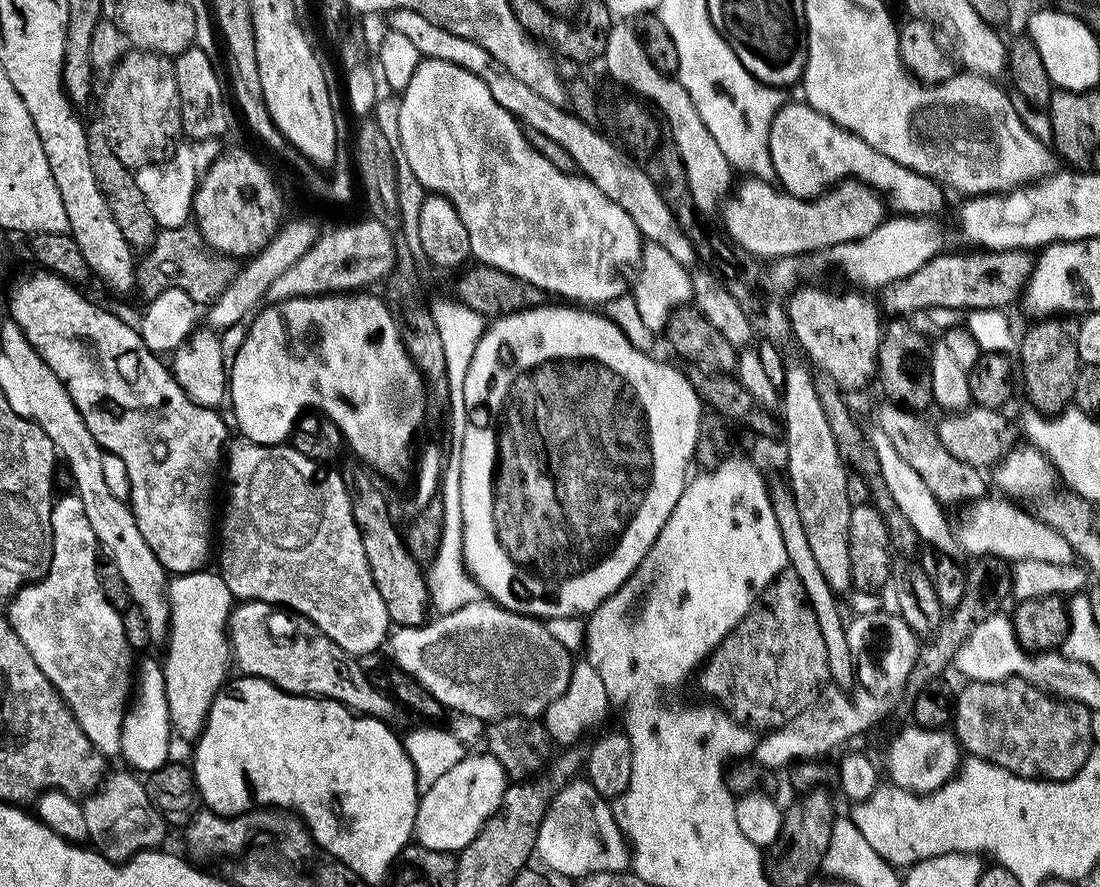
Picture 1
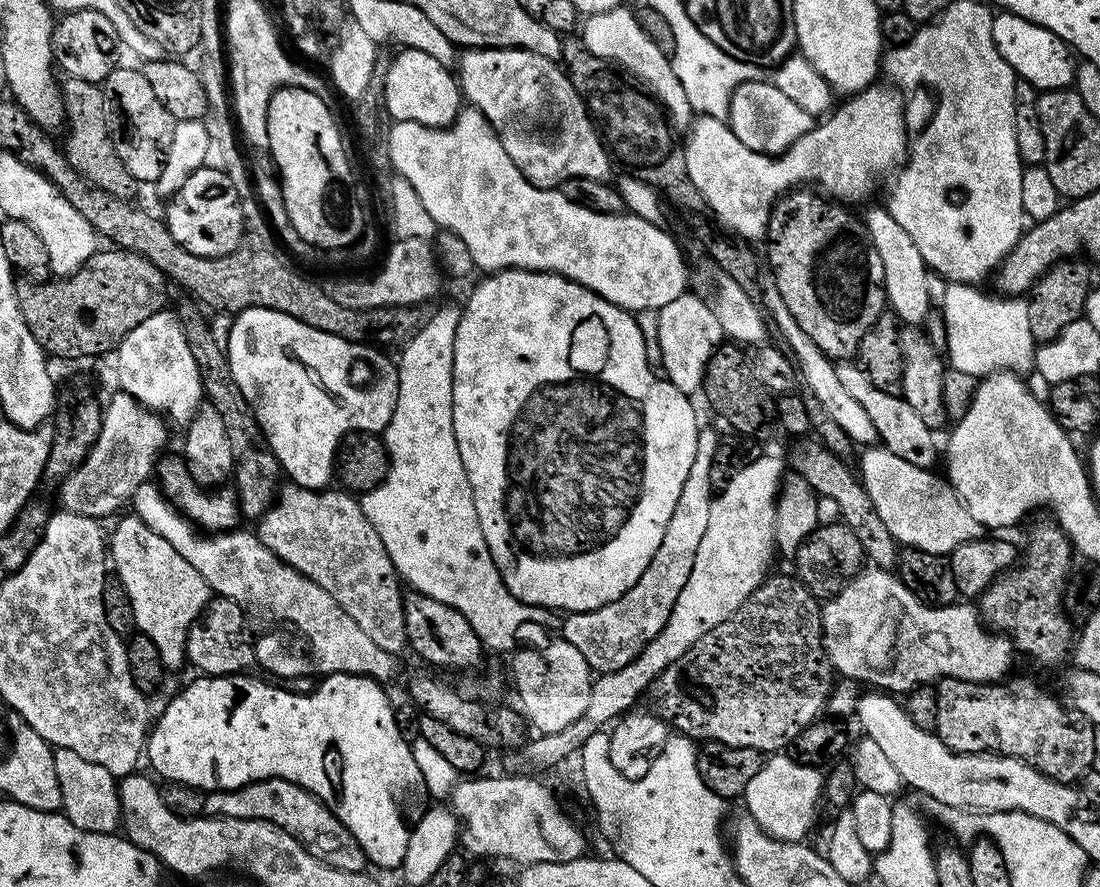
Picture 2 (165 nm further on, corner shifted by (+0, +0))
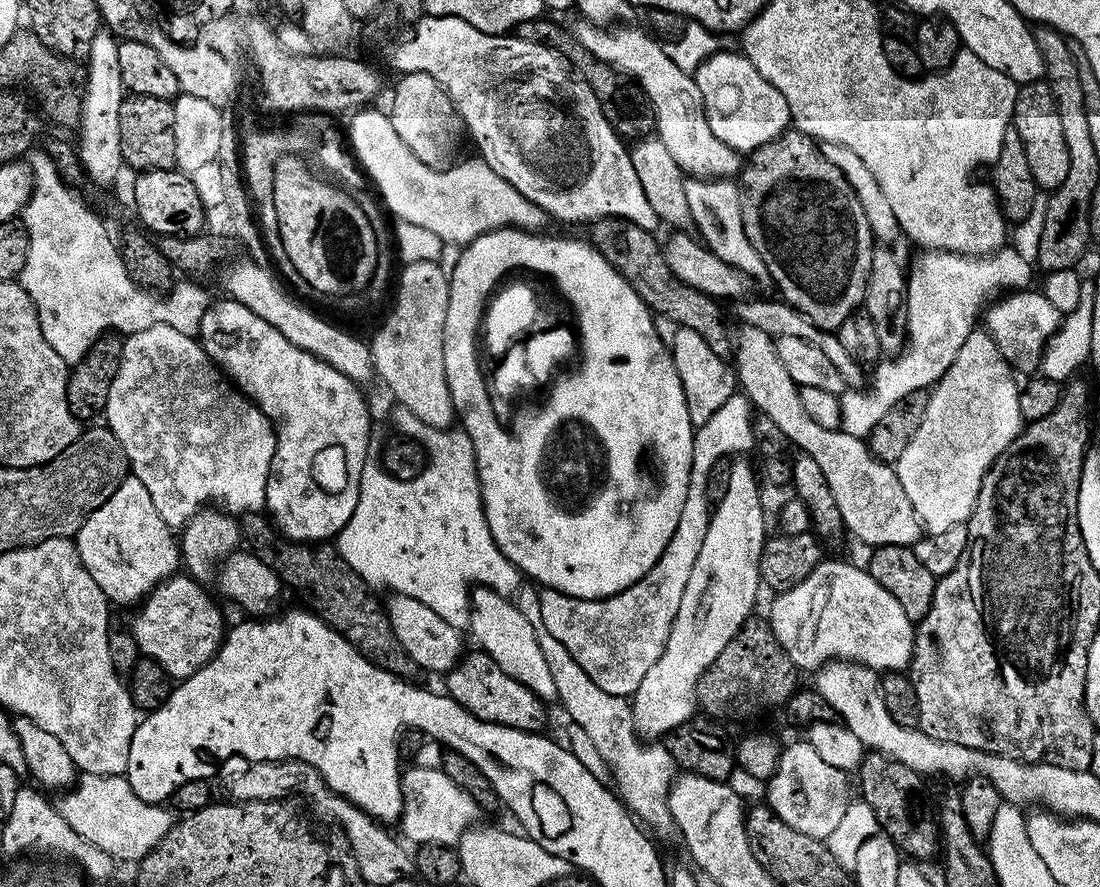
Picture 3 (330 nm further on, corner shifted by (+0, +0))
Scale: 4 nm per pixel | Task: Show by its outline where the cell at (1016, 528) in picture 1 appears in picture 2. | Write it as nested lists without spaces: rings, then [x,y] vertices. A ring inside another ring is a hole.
[[[868,446],[861,452],[864,453],[860,456],[858,479],[864,485],[874,510],[878,512],[878,518],[882,518],[882,523],[886,530],[890,530],[897,545],[921,548],[942,556],[953,552],[962,542],[975,540],[981,535],[981,524],[970,514],[970,510],[966,510],[960,503],[960,495],[952,489],[943,475],[935,476],[935,471],[914,466],[906,462],[906,458],[898,458],[898,454],[883,446]]]

